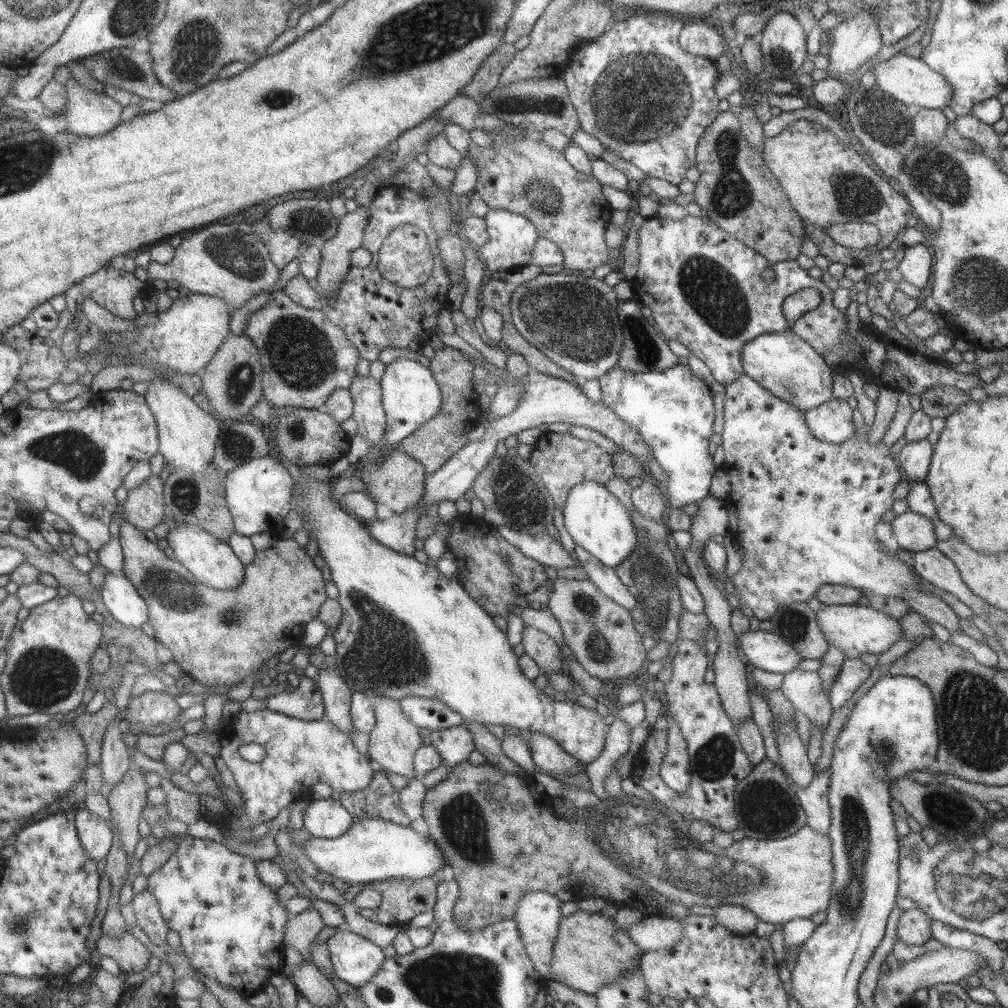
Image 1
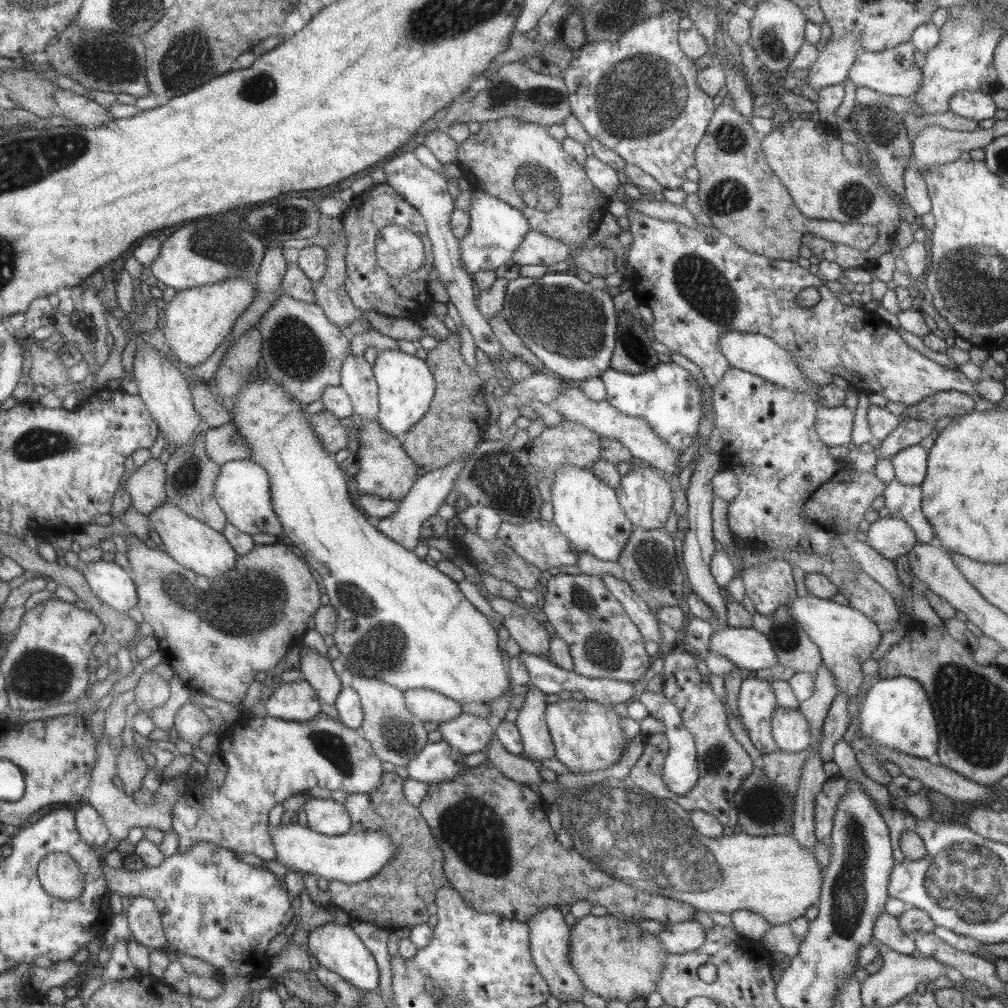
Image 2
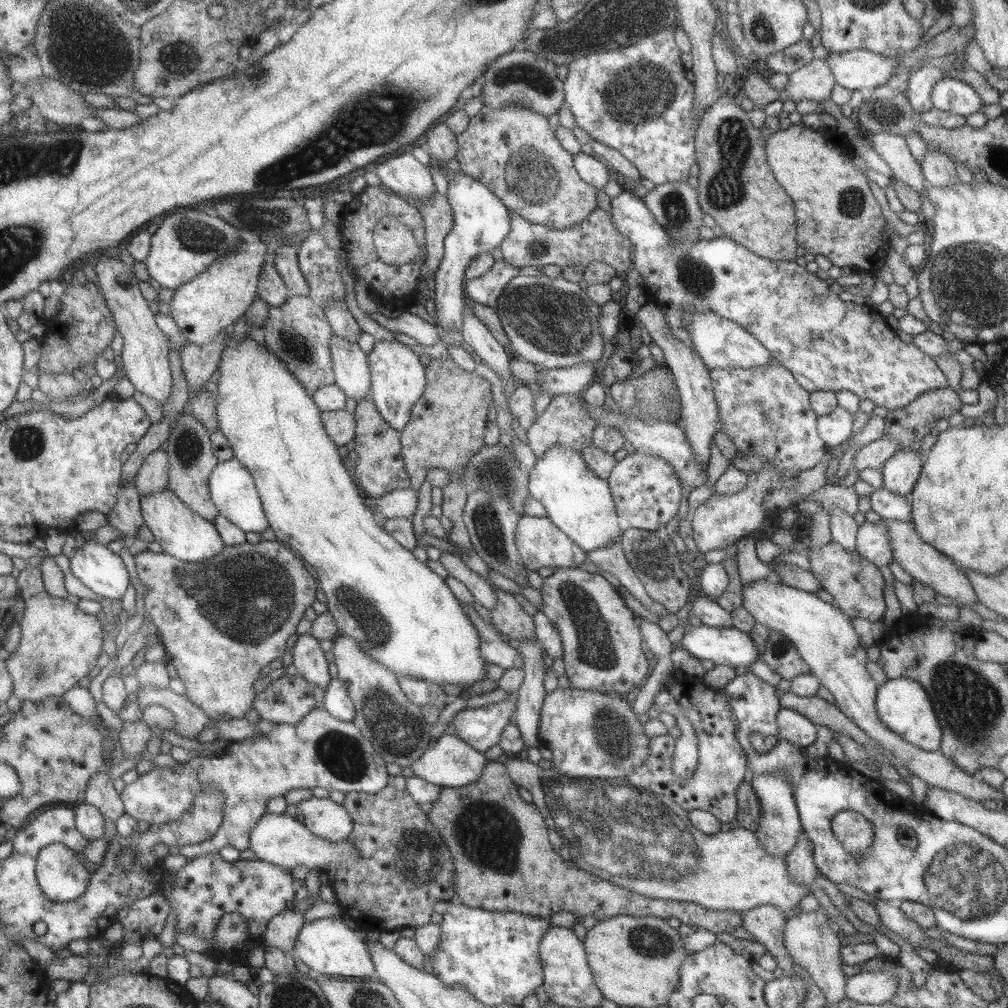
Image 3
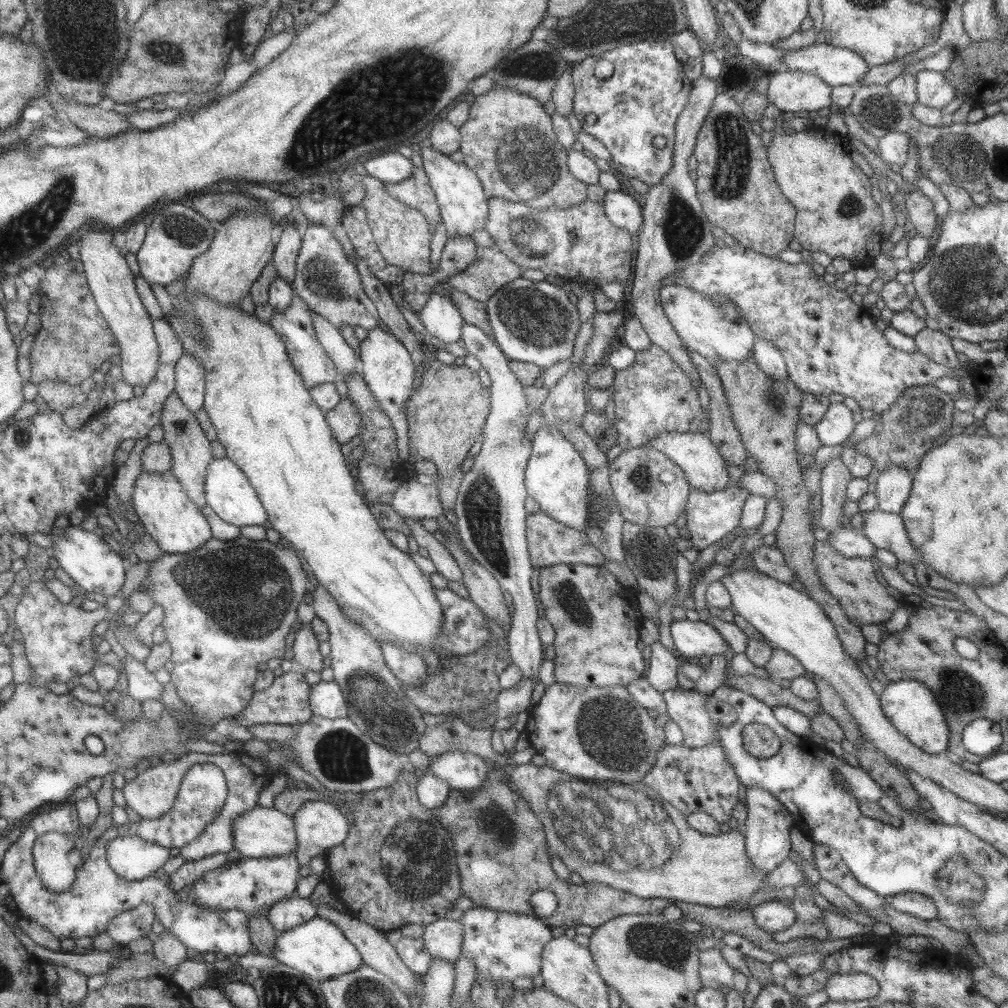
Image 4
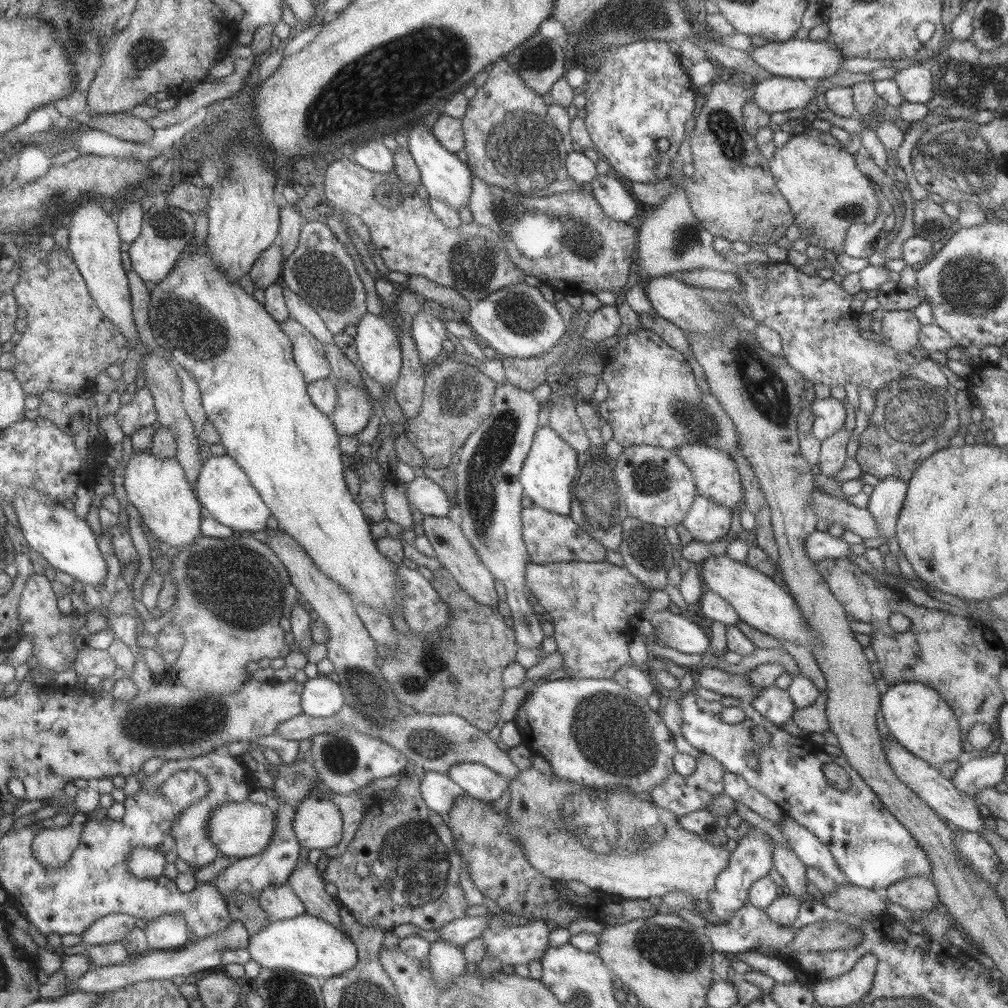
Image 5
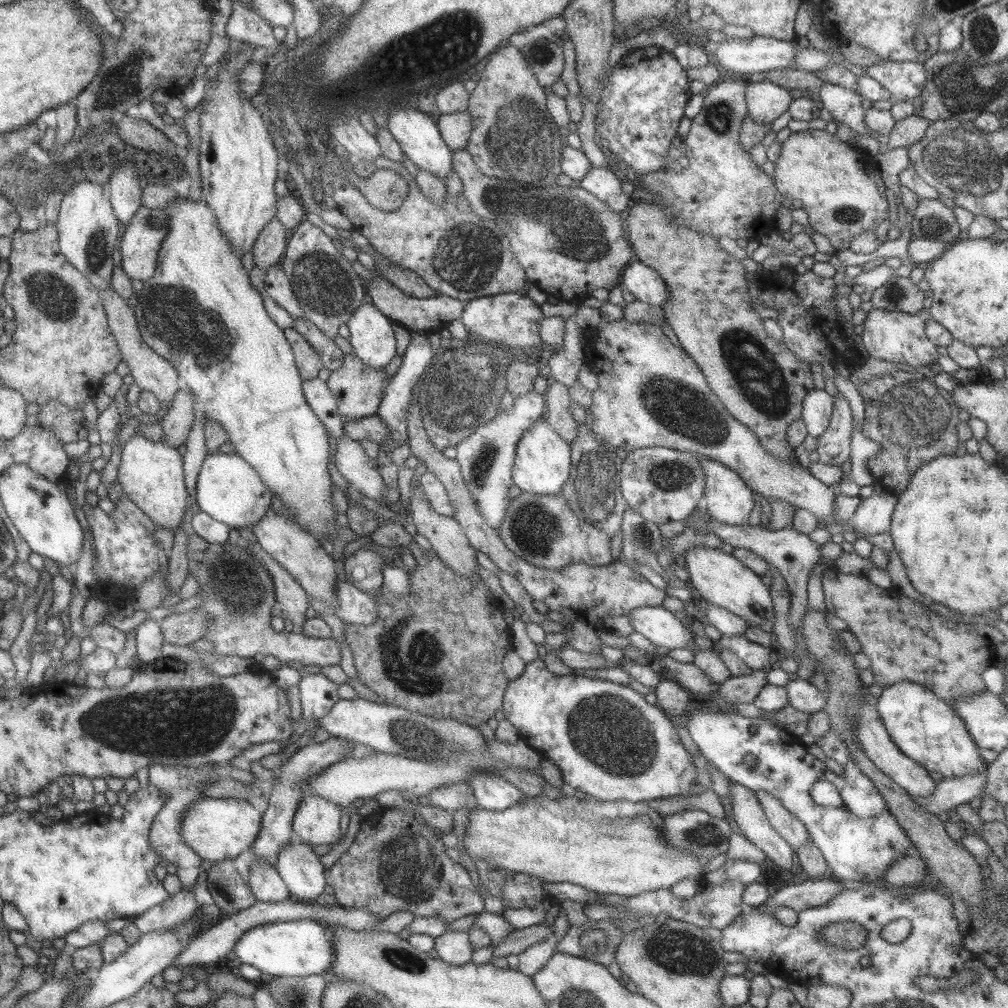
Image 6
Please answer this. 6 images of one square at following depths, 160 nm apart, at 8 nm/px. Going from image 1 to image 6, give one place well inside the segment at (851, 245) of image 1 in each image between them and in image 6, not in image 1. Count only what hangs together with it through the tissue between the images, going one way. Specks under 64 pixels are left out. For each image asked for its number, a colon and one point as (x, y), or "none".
2: (744, 200)
3: (735, 187)
4: (734, 185)
5: (731, 193)
6: (722, 192)

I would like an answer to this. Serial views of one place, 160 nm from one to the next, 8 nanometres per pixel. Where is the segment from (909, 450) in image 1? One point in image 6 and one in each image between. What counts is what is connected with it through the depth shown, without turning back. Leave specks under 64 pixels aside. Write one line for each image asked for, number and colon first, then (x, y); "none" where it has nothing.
2: (909, 465)
3: (899, 473)
4: (893, 485)
5: (886, 498)
6: (872, 516)

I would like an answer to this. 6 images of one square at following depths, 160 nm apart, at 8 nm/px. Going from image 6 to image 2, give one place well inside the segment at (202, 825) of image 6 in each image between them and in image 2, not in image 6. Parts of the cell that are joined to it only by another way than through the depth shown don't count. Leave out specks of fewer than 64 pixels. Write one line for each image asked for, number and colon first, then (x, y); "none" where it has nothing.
2: (352, 857)
3: (278, 839)
4: (261, 832)
5: (242, 829)

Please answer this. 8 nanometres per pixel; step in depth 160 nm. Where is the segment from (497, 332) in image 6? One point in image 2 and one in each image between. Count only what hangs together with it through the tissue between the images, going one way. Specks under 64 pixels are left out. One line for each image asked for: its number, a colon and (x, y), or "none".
2: (571, 327)
3: (550, 323)
4: (531, 321)
5: (515, 321)

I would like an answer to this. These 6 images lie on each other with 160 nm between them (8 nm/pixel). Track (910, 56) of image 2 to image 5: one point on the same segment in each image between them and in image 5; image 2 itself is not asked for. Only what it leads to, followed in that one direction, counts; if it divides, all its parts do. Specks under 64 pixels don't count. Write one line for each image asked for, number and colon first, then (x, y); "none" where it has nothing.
3: (858, 69)
4: (833, 65)
5: (795, 58)

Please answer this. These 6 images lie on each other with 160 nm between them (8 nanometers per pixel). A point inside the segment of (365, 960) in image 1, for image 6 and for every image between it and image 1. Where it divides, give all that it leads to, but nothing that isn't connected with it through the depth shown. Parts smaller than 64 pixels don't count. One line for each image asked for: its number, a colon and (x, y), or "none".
2: (336, 947)
3: (327, 946)
4: (317, 948)
5: (305, 944)
6: (301, 947)

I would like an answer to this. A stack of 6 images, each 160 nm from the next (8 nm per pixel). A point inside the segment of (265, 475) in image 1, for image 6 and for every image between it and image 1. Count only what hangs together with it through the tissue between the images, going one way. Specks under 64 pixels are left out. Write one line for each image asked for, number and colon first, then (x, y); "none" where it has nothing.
2: (241, 490)
3: (231, 488)
4: (227, 492)
5: (222, 487)
6: (227, 488)

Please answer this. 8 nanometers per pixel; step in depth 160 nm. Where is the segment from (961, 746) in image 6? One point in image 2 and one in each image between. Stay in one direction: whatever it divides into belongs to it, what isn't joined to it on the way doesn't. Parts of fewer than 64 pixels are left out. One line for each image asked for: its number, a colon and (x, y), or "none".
2: (895, 712)
3: (902, 704)
4: (914, 711)
5: (918, 718)

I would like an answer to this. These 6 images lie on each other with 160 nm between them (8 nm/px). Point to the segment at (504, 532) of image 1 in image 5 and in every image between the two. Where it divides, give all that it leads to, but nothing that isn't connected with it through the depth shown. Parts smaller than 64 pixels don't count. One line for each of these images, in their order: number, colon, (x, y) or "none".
2: (539, 542)
3: (540, 543)
4: (549, 542)
5: (548, 537)

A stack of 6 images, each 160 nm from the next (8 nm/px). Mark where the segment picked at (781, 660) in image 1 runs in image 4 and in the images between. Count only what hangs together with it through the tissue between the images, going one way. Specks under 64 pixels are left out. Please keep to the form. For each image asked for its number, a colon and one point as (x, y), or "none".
2: (746, 648)
3: (729, 646)
4: (694, 639)

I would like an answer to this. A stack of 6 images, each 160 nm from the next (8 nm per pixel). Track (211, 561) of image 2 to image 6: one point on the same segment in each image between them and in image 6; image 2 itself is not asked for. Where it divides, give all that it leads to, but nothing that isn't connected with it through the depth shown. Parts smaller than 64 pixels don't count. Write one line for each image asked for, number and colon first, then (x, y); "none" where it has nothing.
3: (183, 534)
4: (160, 505)
5: (166, 502)
6: (150, 473)

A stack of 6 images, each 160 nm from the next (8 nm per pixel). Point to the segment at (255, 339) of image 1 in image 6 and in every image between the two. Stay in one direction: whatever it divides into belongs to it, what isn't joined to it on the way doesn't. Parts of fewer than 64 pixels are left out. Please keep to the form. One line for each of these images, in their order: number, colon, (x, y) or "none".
2: (303, 353)
3: (296, 331)
4: (293, 324)
5: (309, 355)
6: (307, 362)

